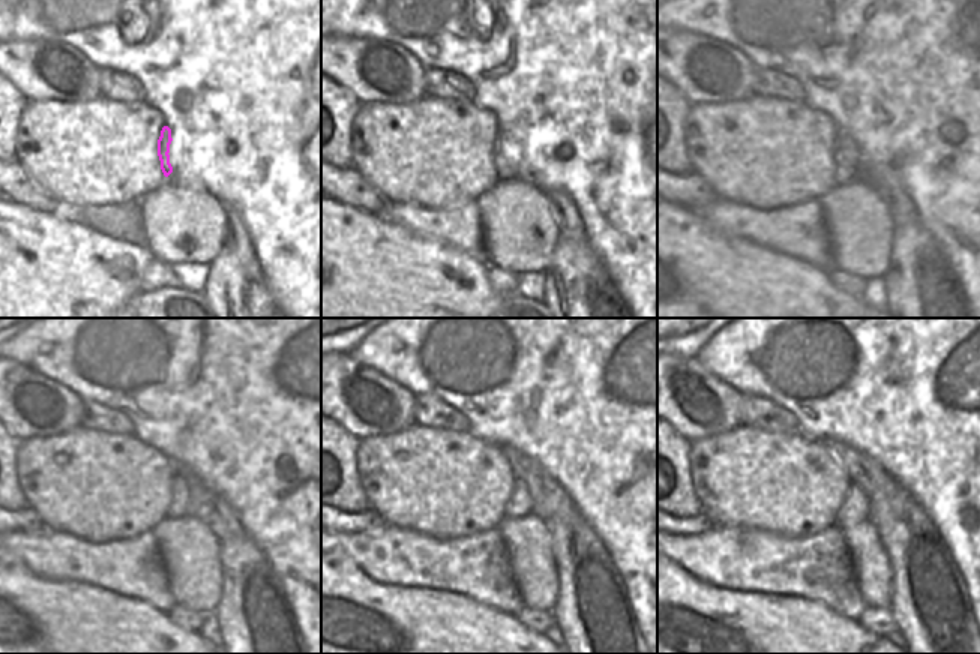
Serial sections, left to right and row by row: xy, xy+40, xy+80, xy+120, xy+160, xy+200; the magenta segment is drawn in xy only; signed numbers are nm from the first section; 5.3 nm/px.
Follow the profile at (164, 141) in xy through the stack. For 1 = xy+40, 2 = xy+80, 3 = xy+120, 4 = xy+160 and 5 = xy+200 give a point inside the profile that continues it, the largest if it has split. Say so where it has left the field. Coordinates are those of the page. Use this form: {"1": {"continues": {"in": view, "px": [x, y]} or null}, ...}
{"1": {"continues": {"in": "xy+40", "px": [506, 153]}}, "2": {"continues": {"in": "xy+80", "px": [847, 156]}}, "3": {"continues": {"in": "xy+120", "px": [177, 507]}}, "4": {"continues": {"in": "xy+160", "px": [520, 504]}}, "5": {"continues": {"in": "xy+200", "px": [856, 509]}}}

